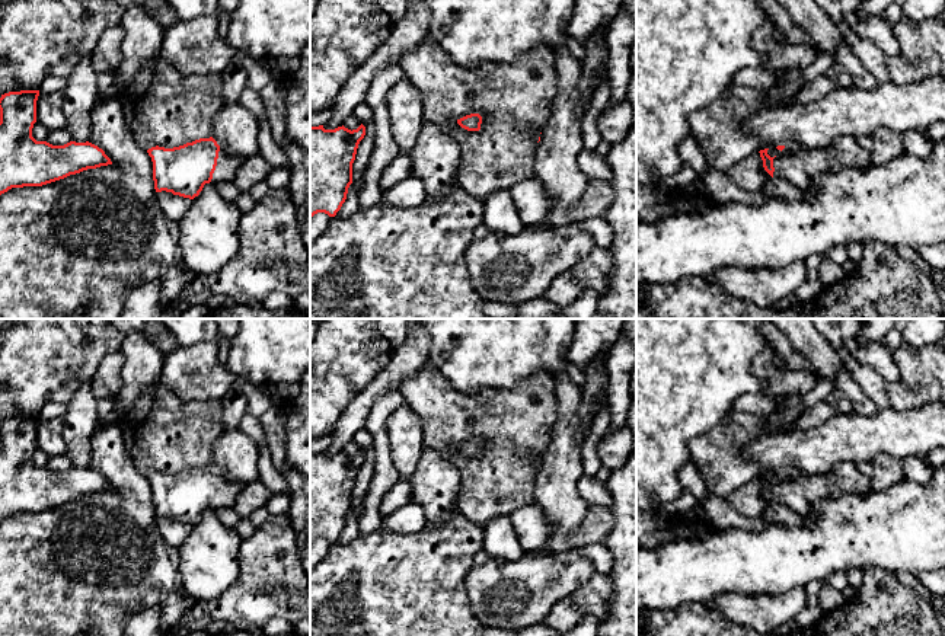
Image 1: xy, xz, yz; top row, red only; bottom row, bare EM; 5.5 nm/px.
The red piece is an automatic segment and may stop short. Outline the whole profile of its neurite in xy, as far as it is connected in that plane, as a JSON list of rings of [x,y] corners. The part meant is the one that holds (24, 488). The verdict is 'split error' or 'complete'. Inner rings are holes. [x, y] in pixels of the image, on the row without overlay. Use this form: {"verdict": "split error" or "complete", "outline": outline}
{"verdict": "complete", "outline": [[[39,416],[9,418],[0,424],[0,521],[12,514],[42,512],[87,495],[112,490],[102,474],[86,467],[52,472],[36,467],[32,454],[36,448]]]}

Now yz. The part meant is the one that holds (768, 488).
{"verdict": "split error", "outline": [[[794,470],[776,474],[780,479],[775,483],[767,480],[769,474],[759,477],[764,496],[773,505],[785,505],[799,515],[808,517],[814,508],[830,499],[830,474],[805,476]]]}

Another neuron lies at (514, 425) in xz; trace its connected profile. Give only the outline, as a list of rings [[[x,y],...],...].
[[[430,367],[403,380],[399,391],[422,422],[424,445],[448,458],[460,472],[459,512],[482,525],[495,517],[536,504],[534,477],[552,440],[558,419],[555,383],[558,377],[539,371],[514,389],[482,389],[463,393]],[[479,440],[479,457],[467,457],[457,447]]]

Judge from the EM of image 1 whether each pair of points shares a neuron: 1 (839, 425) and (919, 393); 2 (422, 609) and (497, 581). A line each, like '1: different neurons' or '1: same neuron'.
1: different neurons
2: different neurons

